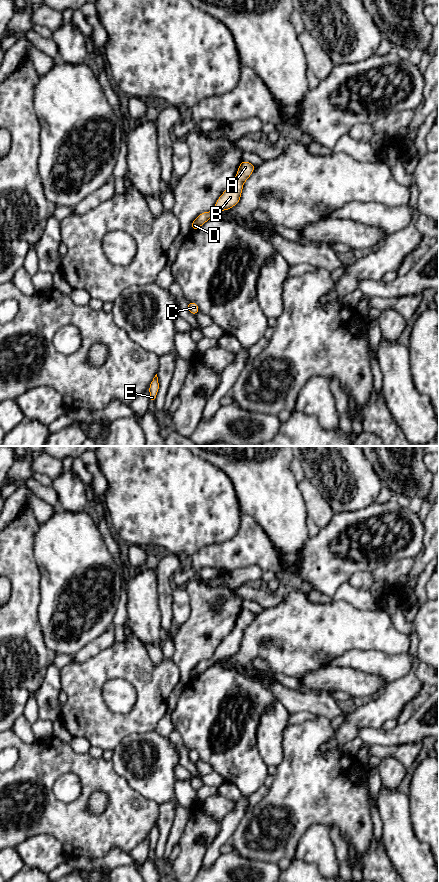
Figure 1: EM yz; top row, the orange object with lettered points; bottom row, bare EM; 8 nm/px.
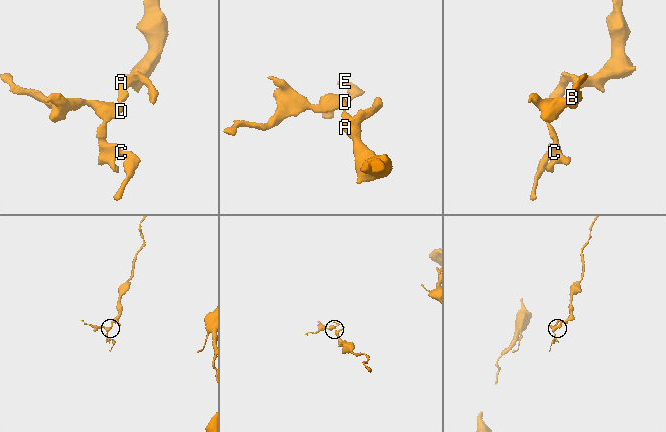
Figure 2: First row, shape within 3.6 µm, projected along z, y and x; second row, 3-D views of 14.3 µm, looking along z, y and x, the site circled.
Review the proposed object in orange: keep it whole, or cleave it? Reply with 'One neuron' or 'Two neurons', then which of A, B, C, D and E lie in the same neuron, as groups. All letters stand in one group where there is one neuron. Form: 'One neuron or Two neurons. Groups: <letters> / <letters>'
One neuron. Groups: A B C D E

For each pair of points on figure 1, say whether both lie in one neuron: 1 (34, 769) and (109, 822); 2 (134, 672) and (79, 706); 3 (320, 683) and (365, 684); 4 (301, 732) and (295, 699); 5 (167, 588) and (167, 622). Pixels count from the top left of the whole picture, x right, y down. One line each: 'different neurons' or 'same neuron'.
1: same neuron
2: same neuron
3: same neuron
4: different neurons
5: same neuron

